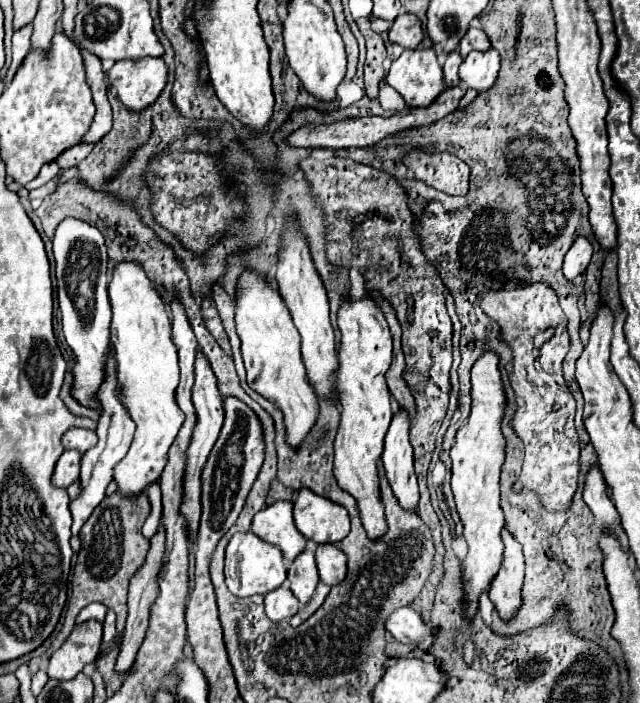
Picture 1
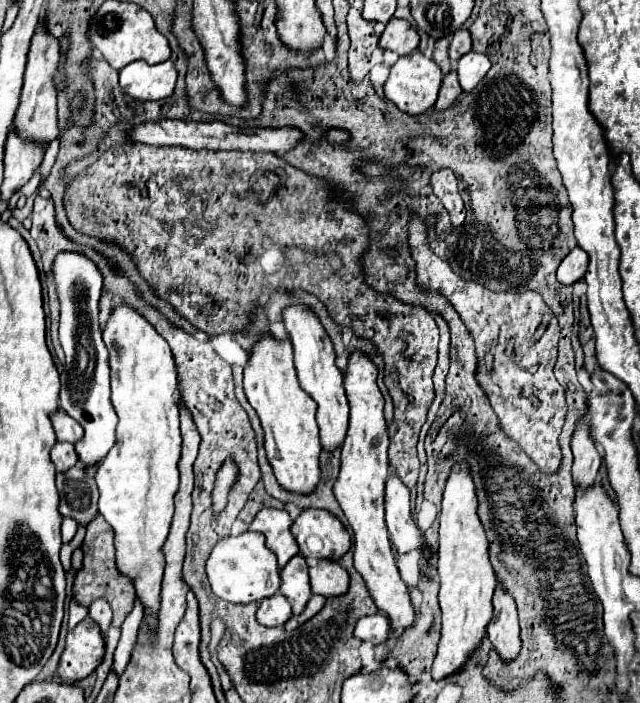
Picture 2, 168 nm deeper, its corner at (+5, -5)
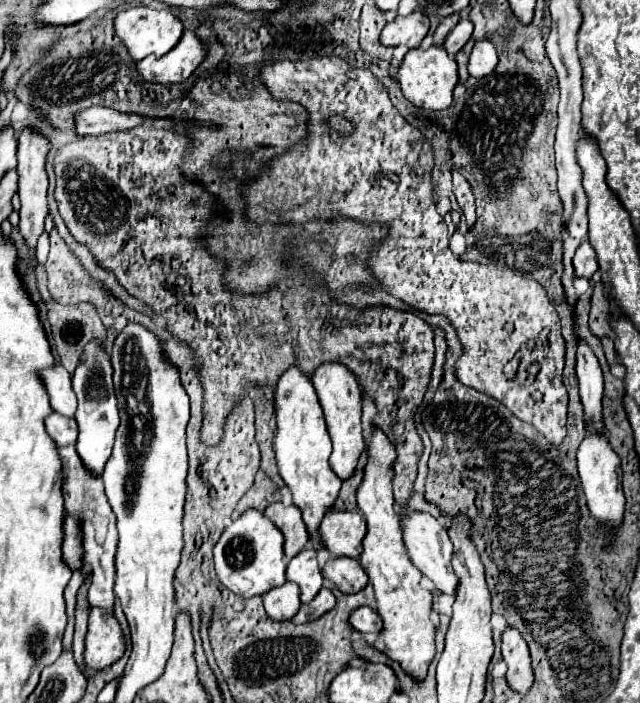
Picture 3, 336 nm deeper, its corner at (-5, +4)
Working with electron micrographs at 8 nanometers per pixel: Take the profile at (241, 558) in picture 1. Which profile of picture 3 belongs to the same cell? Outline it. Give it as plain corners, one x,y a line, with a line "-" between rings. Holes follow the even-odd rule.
250,508
222,532
214,546
214,564
220,582
234,594
242,598
262,596
286,582
284,536
262,512

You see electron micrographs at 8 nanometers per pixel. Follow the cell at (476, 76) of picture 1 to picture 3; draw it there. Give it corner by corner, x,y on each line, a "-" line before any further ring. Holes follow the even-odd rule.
480,40
474,44
472,54
470,54
470,62
468,62
468,72
474,78
484,78
486,74
490,74
498,64
498,56
496,56
496,48
494,44
490,44
490,40

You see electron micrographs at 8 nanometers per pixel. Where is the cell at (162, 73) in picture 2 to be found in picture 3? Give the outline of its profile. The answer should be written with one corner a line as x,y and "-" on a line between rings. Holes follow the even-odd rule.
184,30
184,36
174,46
174,50
170,50
162,58
146,56
136,64
136,70
146,82
178,84
184,82
196,70
202,58
204,58
204,48
200,38
194,32

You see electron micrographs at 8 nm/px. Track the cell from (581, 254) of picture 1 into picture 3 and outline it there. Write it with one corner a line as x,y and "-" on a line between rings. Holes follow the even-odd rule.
584,240
574,258
572,258
572,266
574,266
574,272
576,276
584,276
584,278
592,278
592,274
598,270
598,262
596,262
596,252
594,248
590,246
588,240

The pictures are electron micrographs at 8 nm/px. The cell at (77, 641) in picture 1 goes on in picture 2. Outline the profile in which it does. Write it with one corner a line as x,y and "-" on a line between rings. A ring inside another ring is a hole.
86,617
66,637
66,649
60,659
58,675
64,683
88,677
104,659
104,639
100,627

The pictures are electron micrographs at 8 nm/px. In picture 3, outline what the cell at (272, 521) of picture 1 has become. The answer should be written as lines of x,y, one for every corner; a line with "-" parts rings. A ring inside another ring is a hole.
274,502
264,510
264,516
270,518
278,526
278,530
284,534
284,538
286,538
284,554
288,558
294,558
298,552
304,550
306,542
310,540
310,534
304,526
300,510
294,504

